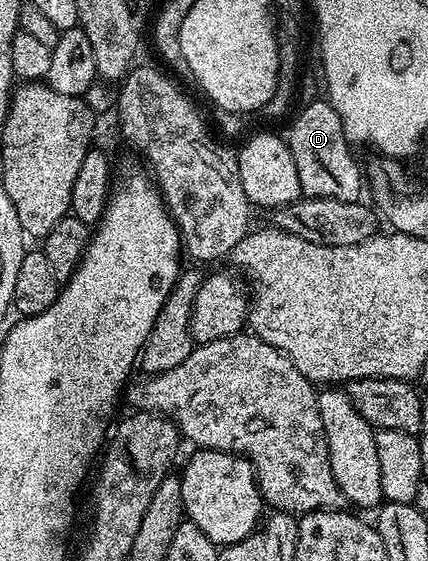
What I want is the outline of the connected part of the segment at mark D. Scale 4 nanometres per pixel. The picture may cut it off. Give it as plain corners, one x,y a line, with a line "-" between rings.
311,101
291,121
291,130
285,133
293,163
297,163
297,179
301,179
303,197
358,201
365,193
365,173
359,170
351,154
352,142
348,141
341,127
341,115
331,106
330,101

